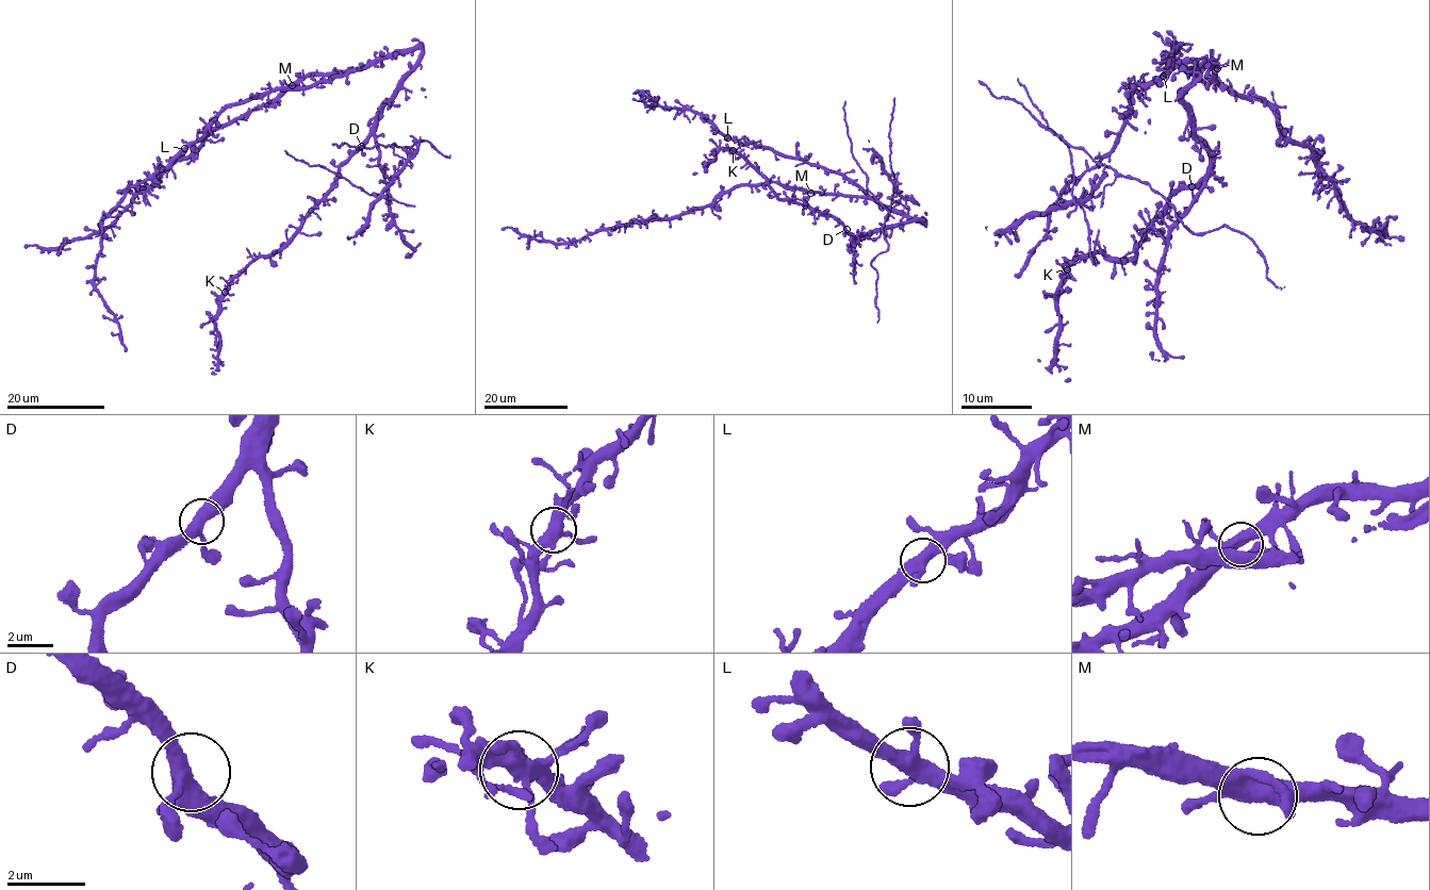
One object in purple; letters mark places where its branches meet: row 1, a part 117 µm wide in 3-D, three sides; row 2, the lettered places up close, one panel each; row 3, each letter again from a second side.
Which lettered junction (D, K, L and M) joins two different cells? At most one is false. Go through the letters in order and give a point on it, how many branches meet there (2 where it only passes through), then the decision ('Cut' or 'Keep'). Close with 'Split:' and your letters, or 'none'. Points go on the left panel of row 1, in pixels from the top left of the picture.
D: Place: (361, 146). Branches: 4. Keep
K: Place: (225, 292). Branches: 4. Keep
L: Place: (184, 148). Branches: 4. Keep
M: Place: (292, 85). Branches: 4. Keep
Split: none

